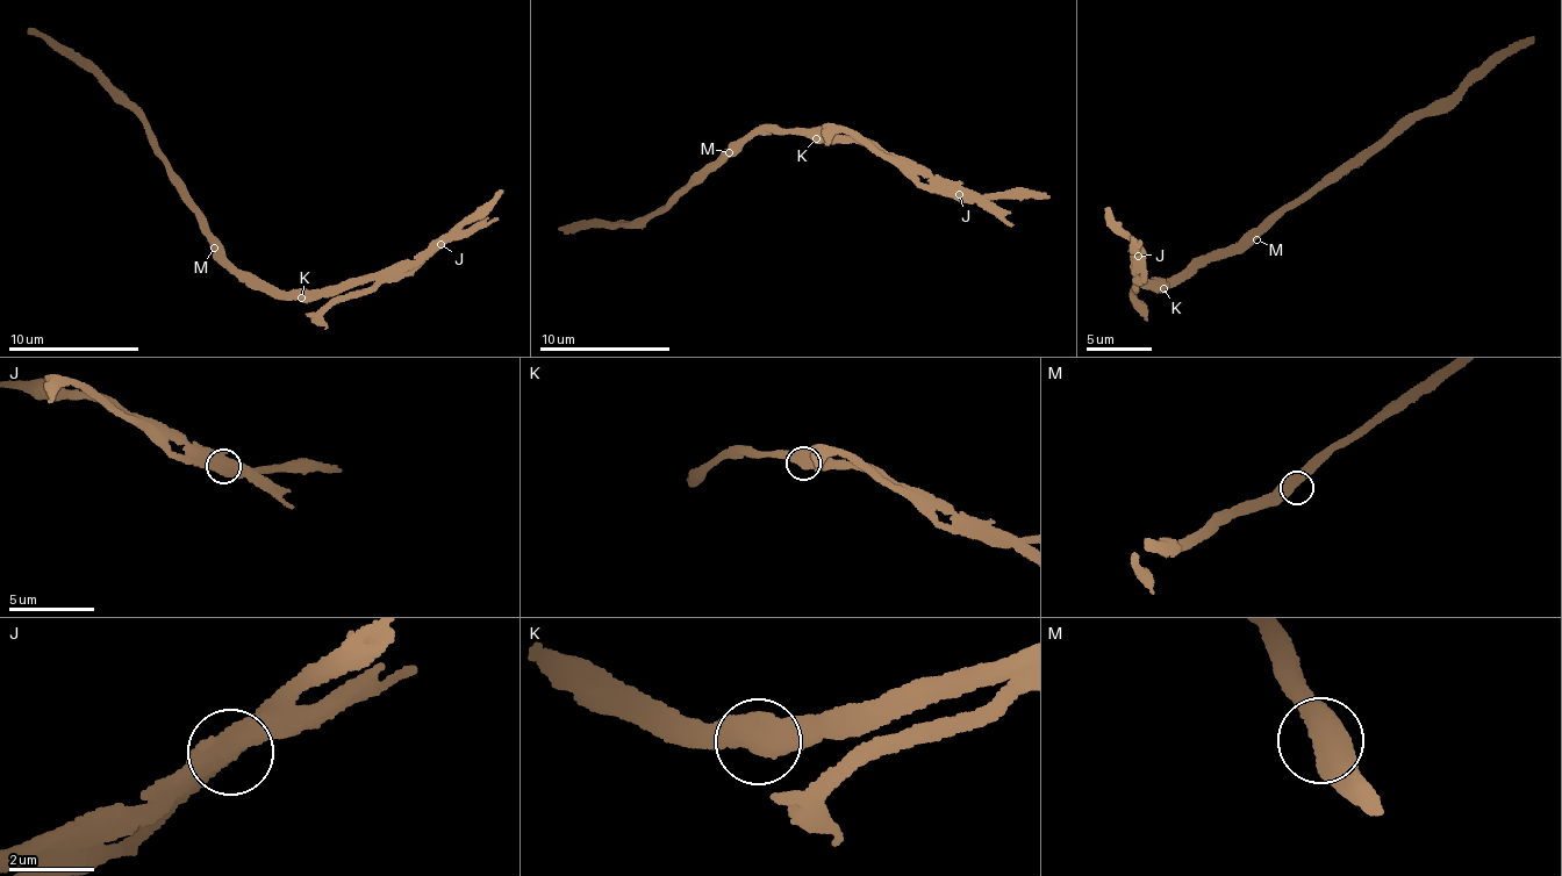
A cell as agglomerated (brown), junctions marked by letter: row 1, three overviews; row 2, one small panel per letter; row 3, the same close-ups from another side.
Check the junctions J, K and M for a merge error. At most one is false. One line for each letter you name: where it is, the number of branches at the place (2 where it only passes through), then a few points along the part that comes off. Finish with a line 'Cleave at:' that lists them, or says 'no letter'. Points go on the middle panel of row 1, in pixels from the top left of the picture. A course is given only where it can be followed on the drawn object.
J: (959, 194) | 2 | (958, 193), (932, 191), (846, 130), (832, 134), (825, 145)
Cleave at: J

